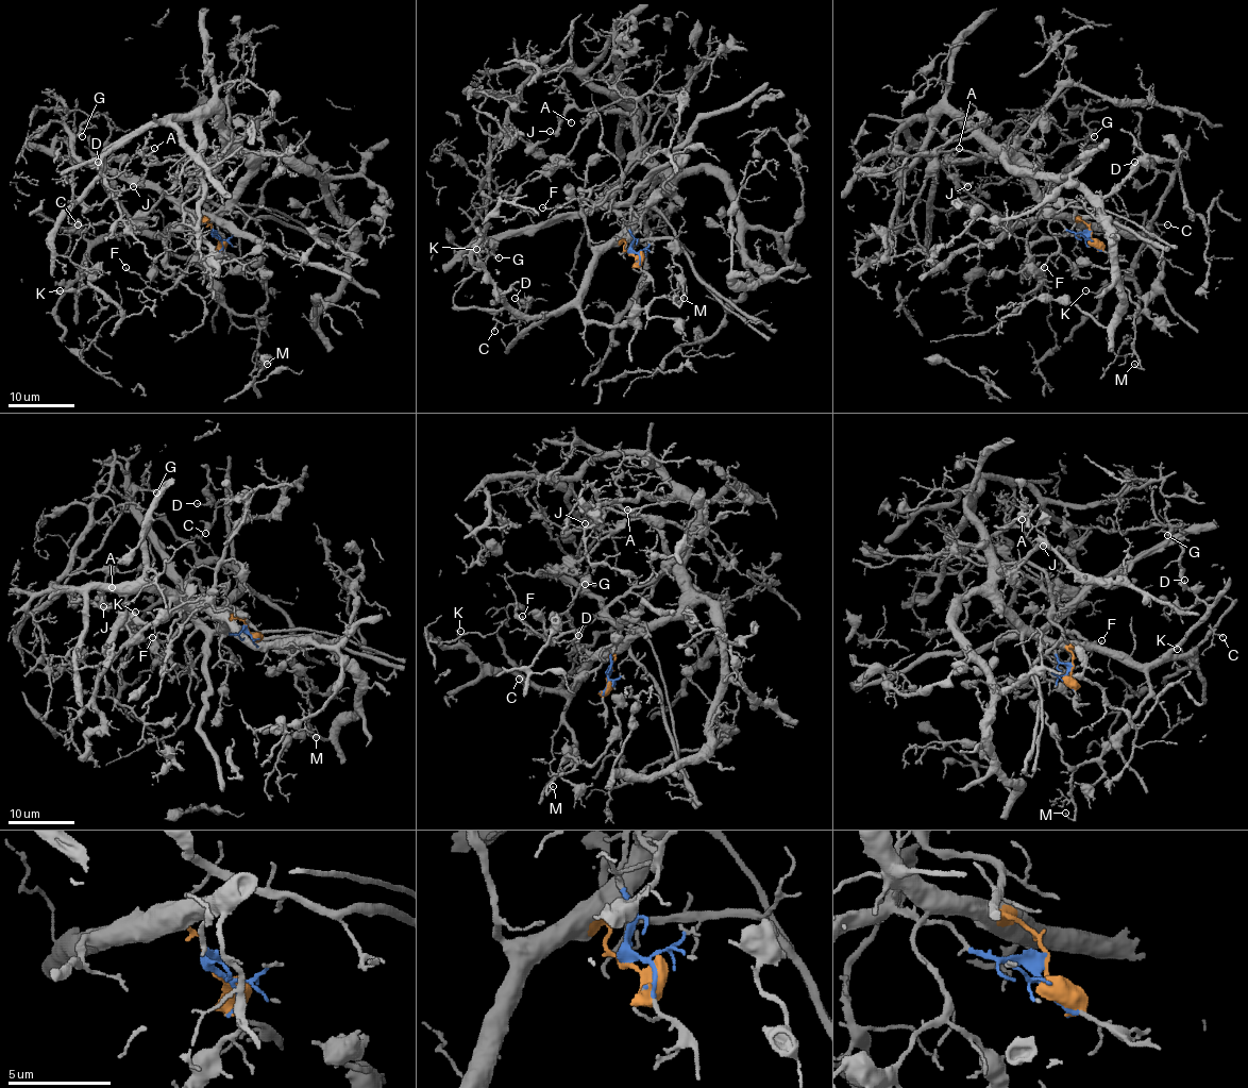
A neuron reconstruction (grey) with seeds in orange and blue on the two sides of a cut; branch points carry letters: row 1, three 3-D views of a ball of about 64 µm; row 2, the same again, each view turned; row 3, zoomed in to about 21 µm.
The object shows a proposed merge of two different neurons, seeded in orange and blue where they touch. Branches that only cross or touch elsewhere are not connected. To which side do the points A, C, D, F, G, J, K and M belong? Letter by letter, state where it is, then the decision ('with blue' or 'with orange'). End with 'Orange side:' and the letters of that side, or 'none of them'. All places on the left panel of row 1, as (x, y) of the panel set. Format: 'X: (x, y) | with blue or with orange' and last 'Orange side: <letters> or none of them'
A: (154, 148) | with blue
C: (78, 224) | with orange
D: (98, 162) | with orange
F: (125, 267) | with blue
G: (82, 136) | with blue
J: (133, 186) | with blue
K: (60, 290) | with orange
M: (267, 364) | with orange
Orange side: C, D, K, M

